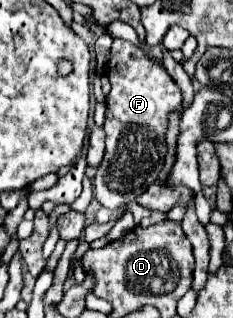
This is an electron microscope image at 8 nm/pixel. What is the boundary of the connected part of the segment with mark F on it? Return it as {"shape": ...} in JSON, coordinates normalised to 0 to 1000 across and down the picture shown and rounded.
{"shape":[[[498,119],[481,132],[472,189],[455,201],[455,239],[472,245],[481,283],[455,308],[455,484],[403,553],[403,616],[412,629],[472,660],[541,660],[549,635],[584,629],[644,572],[661,572],[695,535],[695,509],[712,503],[712,396],[738,352],[781,346],[781,289],[755,258],[695,220],[678,201],[635,189],[592,145],[549,126]]]}

